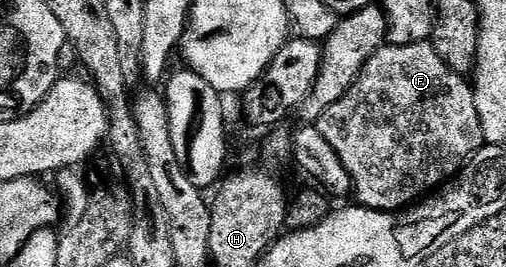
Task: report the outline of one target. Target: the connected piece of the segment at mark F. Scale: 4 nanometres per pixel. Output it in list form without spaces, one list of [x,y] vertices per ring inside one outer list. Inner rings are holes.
[[[429,42],[406,46],[386,44],[374,52],[343,100],[335,100],[335,104],[323,112],[319,129],[351,176],[356,201],[370,210],[386,212],[404,211],[426,192],[436,191],[460,174],[485,142],[472,85],[447,68]]]

